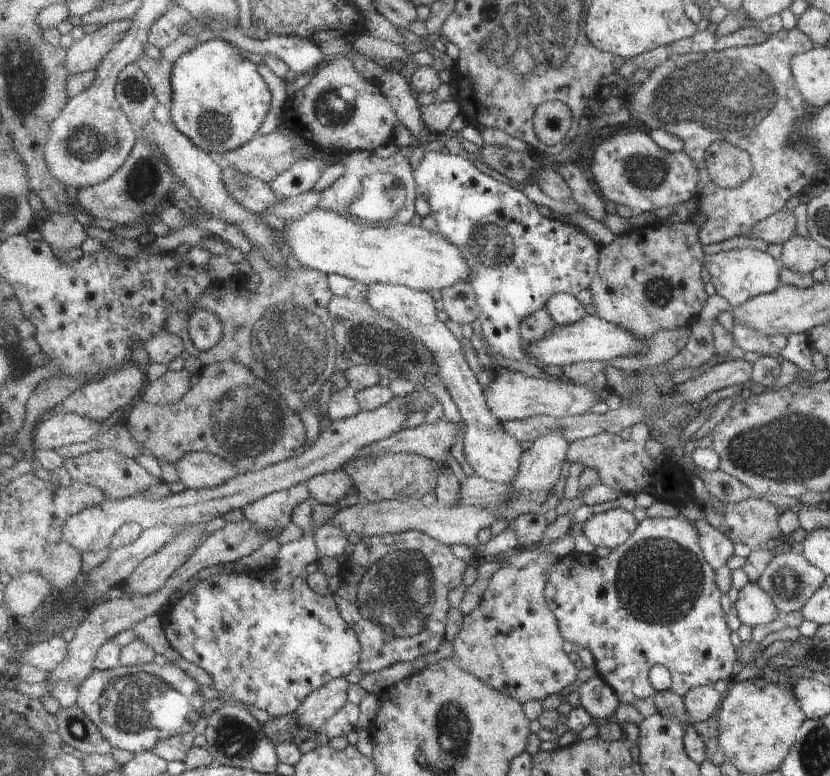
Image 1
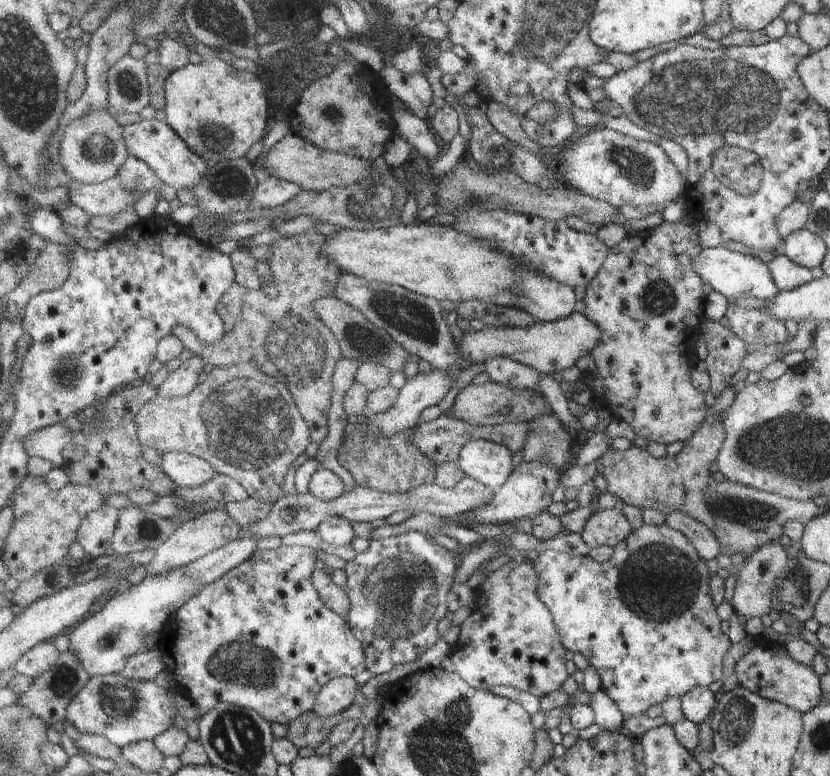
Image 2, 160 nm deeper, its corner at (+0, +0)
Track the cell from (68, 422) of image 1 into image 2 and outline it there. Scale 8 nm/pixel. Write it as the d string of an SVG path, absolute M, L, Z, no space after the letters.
M61 424L53 425L35 432L32 432L24 440L25 450L30 457L41 457L51 461L57 468L66 462L61 457L61 452L71 444L71 434Z

